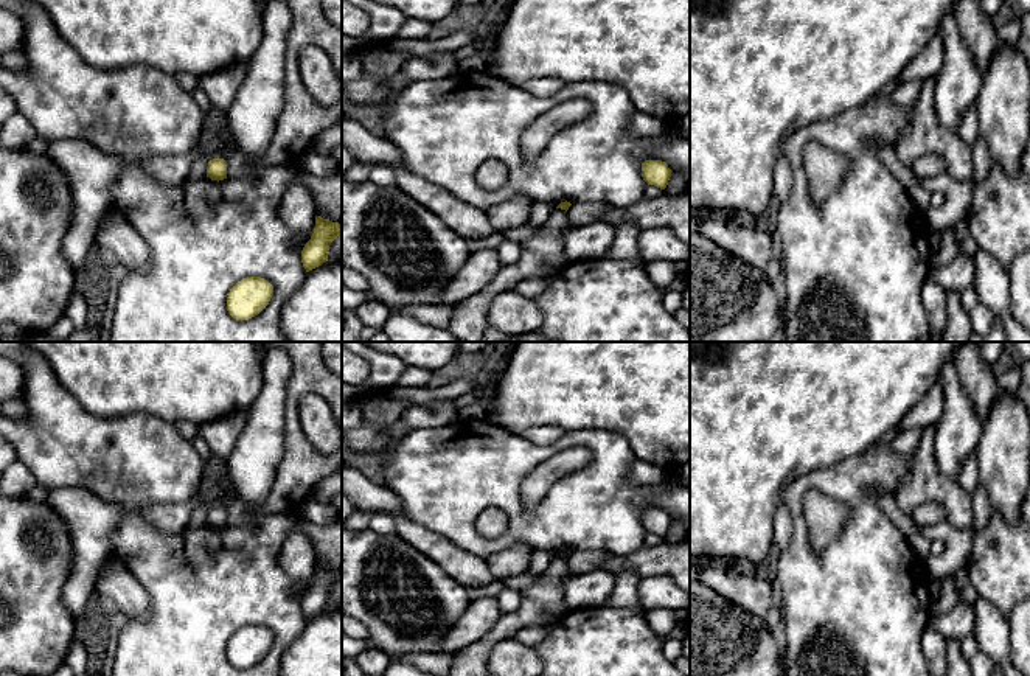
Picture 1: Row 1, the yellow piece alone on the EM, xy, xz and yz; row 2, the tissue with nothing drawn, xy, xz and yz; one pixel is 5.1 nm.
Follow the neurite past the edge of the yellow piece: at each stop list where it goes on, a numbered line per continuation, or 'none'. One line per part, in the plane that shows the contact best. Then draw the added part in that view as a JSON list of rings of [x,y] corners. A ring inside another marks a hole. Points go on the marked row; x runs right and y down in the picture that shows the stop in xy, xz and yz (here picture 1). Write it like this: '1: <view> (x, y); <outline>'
none

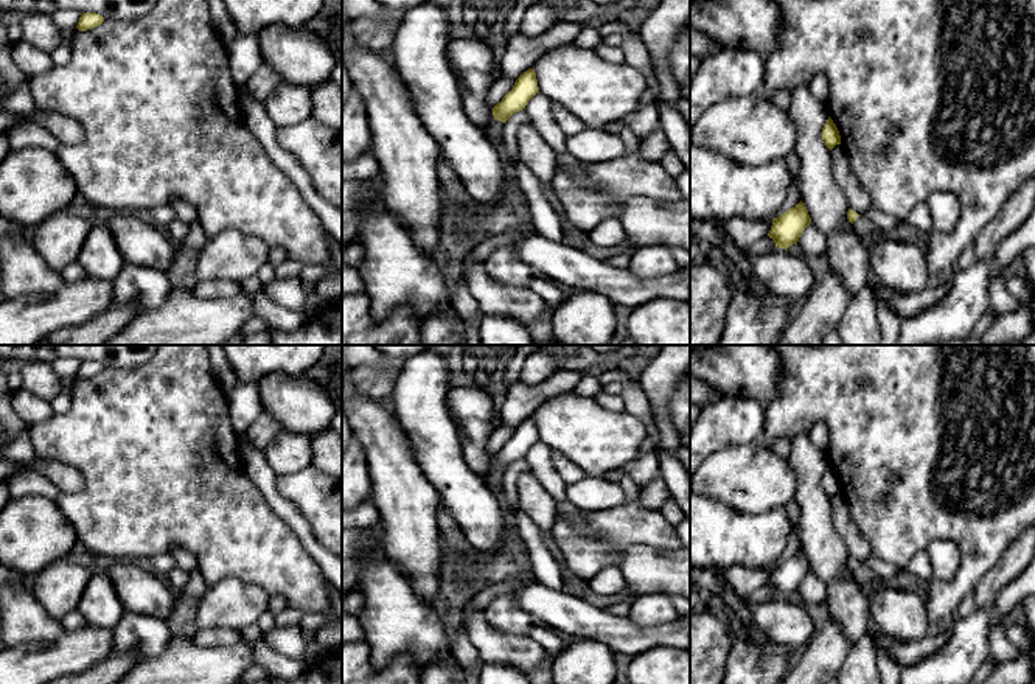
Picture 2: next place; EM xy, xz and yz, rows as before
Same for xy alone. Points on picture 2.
none

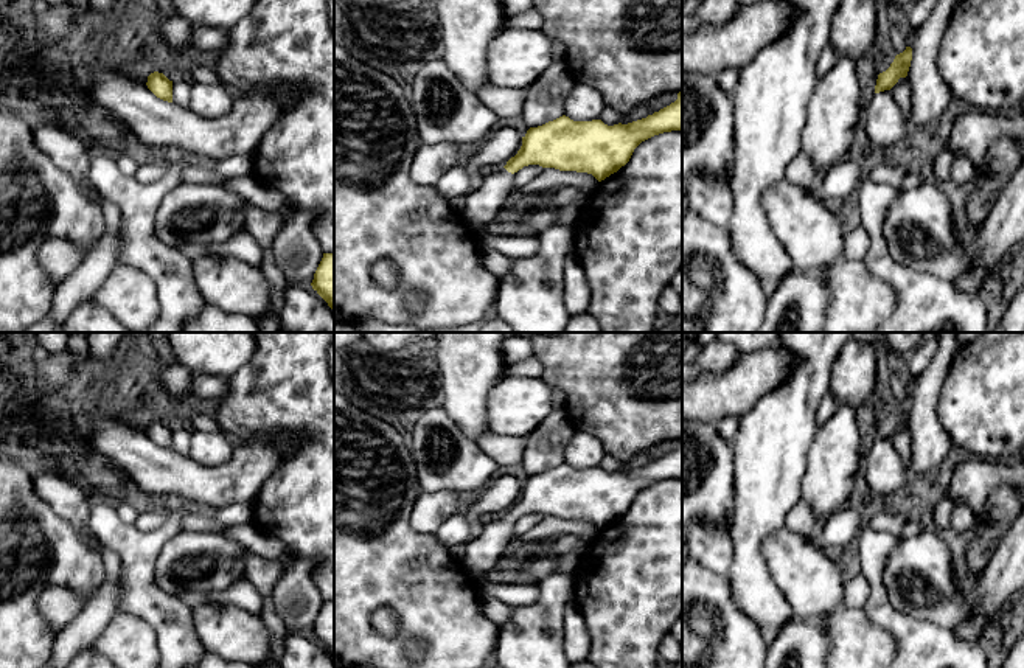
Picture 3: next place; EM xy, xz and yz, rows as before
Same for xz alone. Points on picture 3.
1: xz (496, 190); [[[503,166],[486,169],[479,190],[466,196],[466,205],[460,211],[463,221],[486,224],[514,196],[513,174]]]

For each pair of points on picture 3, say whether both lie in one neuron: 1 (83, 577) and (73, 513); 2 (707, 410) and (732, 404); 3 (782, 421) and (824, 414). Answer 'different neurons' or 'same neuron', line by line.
1: different neurons
2: same neuron
3: different neurons

